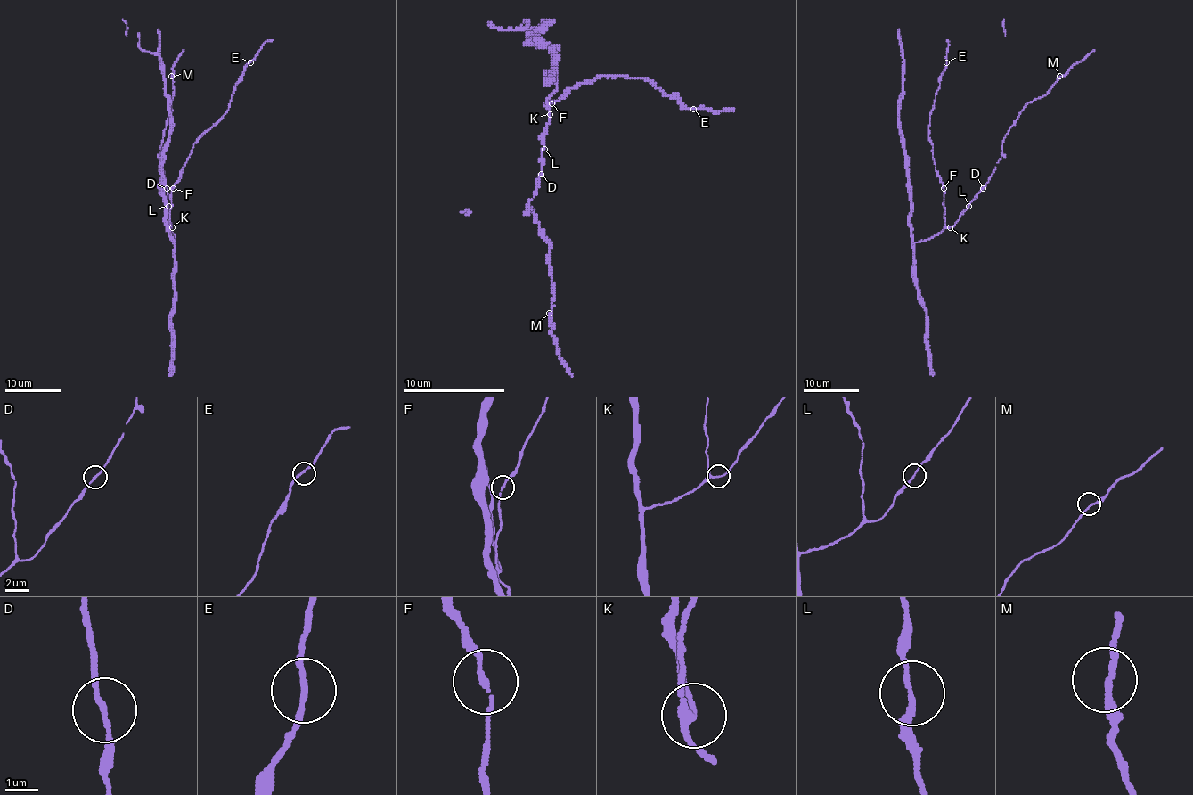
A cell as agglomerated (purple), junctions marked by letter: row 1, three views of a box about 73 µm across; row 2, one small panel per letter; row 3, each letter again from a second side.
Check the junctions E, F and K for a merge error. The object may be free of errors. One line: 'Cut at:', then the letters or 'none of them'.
Cut at: none of them

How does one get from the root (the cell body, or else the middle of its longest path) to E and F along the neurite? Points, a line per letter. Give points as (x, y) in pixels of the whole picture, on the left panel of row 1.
E: (170, 221), (171, 191), (193, 144), (225, 112), (235, 83), (250, 62)
F: (170, 221), (173, 188)

